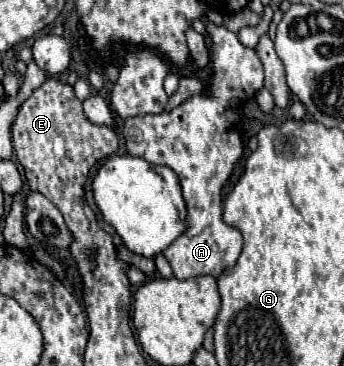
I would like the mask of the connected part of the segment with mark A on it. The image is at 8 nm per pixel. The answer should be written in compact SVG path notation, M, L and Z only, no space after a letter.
M204 19L204 21L208 27L208 35L212 37L212 65L214 65L212 87L206 91L206 95L190 97L176 109L160 113L160 115L128 117L124 121L124 139L126 139L128 153L146 159L152 165L166 165L166 167L174 169L182 183L182 193L184 193L184 199L188 205L188 219L186 219L188 229L164 251L166 259L170 261L170 265L174 269L176 279L188 279L188 277L198 277L198 275L218 277L226 267L232 267L236 263L236 259L242 251L242 233L222 219L224 207L222 207L220 193L234 169L234 163L242 157L242 151L244 151L242 139L240 139L242 121L240 121L238 107L240 107L240 103L244 103L248 97L252 97L256 91L260 91L264 87L264 71L262 71L256 51L244 47L238 41L236 33L228 31L226 27L218 27L218 25L210 23L208 19Z

